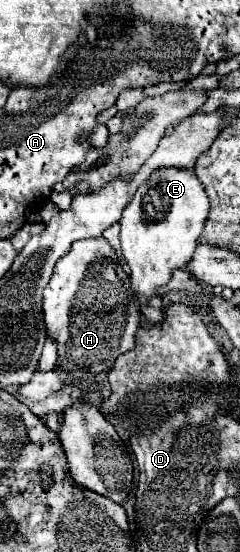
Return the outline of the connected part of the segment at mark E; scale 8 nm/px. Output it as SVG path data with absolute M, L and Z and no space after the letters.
M157 169L157 173L149 175L149 181L143 181L139 185L135 197L129 201L119 221L121 247L131 267L131 287L137 293L139 301L147 301L151 295L157 295L157 289L169 283L173 269L185 267L185 263L191 259L197 247L197 239L203 231L207 215L209 215L209 197L205 193L205 187L193 173L193 169Z

